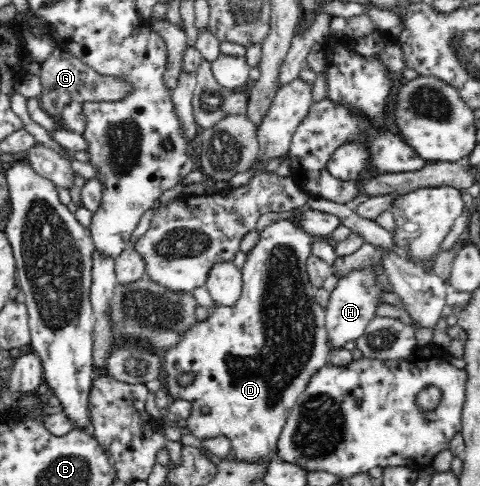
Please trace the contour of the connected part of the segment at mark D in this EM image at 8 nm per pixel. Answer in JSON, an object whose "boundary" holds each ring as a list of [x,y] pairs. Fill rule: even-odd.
{"boundary":[[[281,218],[265,226],[242,268],[244,281],[237,304],[209,310],[209,320],[199,323],[178,347],[162,357],[159,374],[162,388],[171,398],[188,400],[192,404],[191,414],[185,418],[190,434],[227,439],[236,458],[255,458],[267,454],[275,446],[311,372],[328,363],[333,346],[326,325],[327,313],[315,301],[317,289],[309,282],[306,267],[313,242],[320,239],[321,236],[307,230],[300,218]],[[184,371],[195,373],[196,378],[190,385],[181,387],[176,377]]]}

